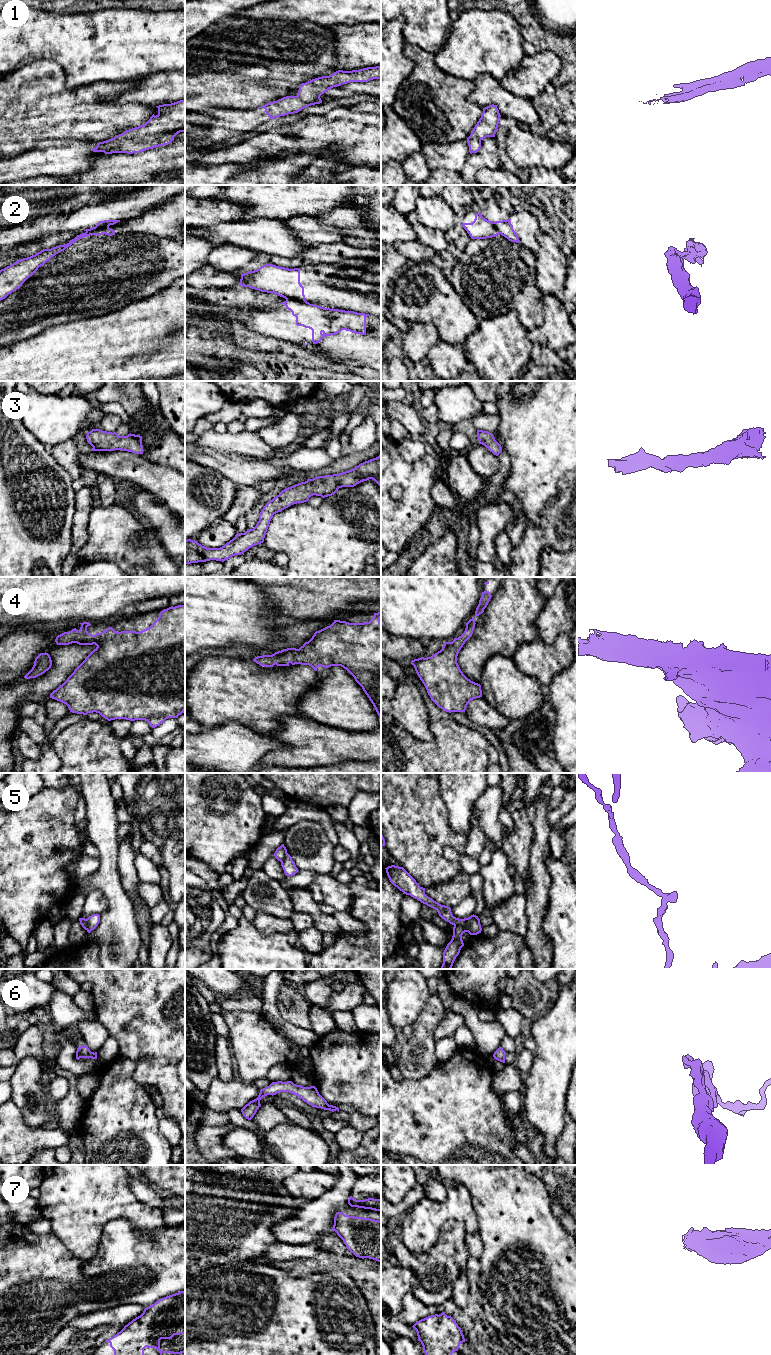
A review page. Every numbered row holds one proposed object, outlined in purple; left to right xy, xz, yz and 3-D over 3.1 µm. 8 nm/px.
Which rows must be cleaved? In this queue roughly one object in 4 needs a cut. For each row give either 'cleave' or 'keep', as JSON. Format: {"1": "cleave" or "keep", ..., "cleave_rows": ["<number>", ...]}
{"1": "keep", "2": "cleave", "3": "keep", "4": "keep", "5": "cleave", "6": "keep", "7": "keep", "cleave_rows": ["2", "5"]}

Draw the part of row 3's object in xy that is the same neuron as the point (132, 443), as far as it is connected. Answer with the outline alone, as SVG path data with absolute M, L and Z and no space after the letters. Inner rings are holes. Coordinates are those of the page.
M92 429L86 435L87 442L93 447L92 451L122 450L135 454L143 454L142 436L128 434L119 436L116 432Z

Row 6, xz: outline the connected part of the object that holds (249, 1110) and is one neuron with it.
M278 1081L272 1082L269 1086L261 1089L258 1097L250 1101L241 1109L243 1116L246 1119L251 1120L261 1106L260 1100L263 1097L267 1095L273 1096L280 1092L292 1093L312 1107L330 1110L332 1112L337 1110L339 1112L339 1108L333 1105L329 1105L327 1101L319 1094L315 1086L303 1087L301 1085L294 1084L292 1081Z

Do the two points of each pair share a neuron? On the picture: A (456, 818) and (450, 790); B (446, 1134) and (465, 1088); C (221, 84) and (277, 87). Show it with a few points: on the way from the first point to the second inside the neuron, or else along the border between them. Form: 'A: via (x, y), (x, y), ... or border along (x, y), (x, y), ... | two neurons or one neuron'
A: via (456, 811), (456, 797) | one neuron
B: via (453, 1123), (453, 1112), (457, 1105), (457, 1099) | one neuron
C: via (235, 87), (263, 87) | one neuron

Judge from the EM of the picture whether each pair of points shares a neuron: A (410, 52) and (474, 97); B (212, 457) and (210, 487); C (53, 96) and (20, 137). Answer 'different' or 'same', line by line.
A: different
B: different
C: same

